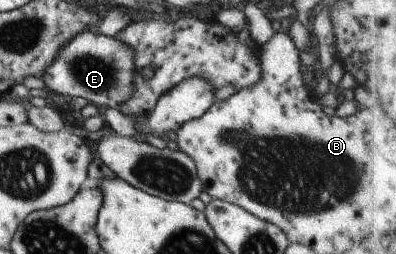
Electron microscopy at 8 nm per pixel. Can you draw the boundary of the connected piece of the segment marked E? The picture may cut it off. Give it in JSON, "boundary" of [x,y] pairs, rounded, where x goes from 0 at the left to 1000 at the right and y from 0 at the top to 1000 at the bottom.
{"boundary":[[[215,102],[215,114],[192,126],[141,205],[101,311],[114,354],[154,370],[167,394],[199,378],[240,417],[293,425],[338,370],[341,295],[336,193],[313,177],[295,146],[230,126]]]}

